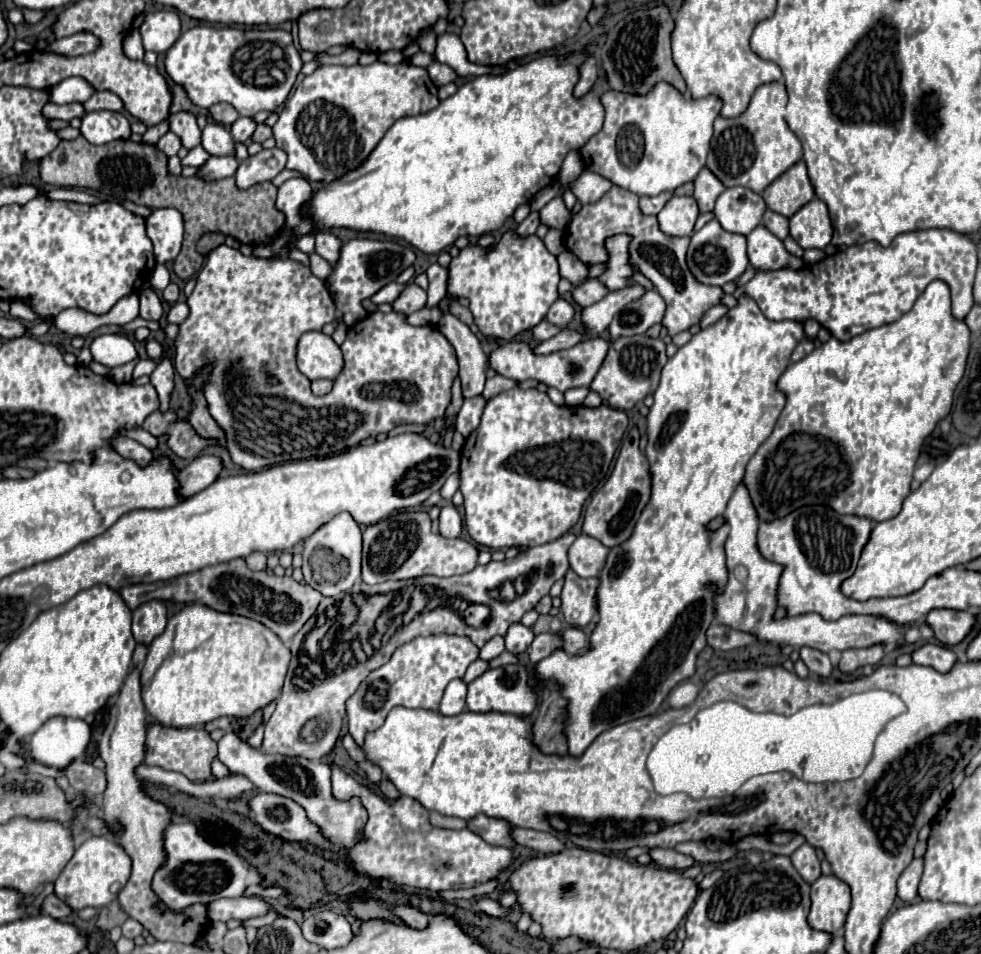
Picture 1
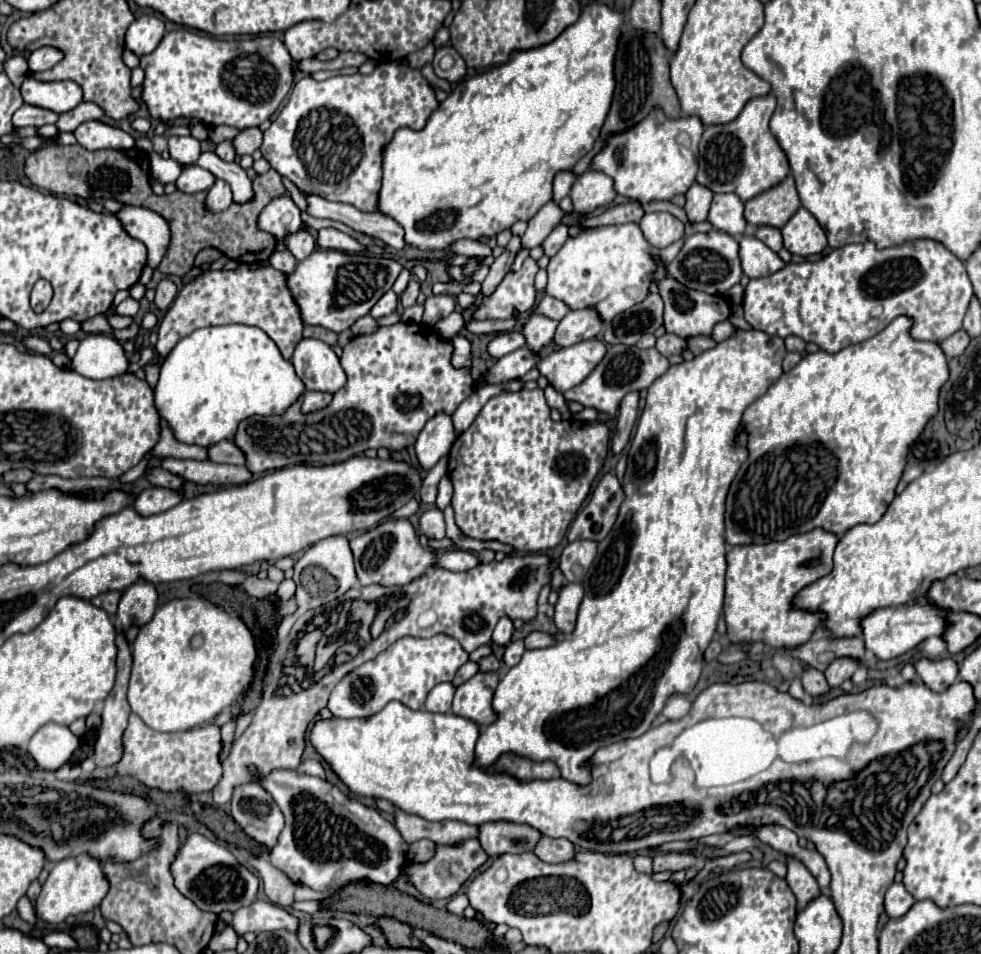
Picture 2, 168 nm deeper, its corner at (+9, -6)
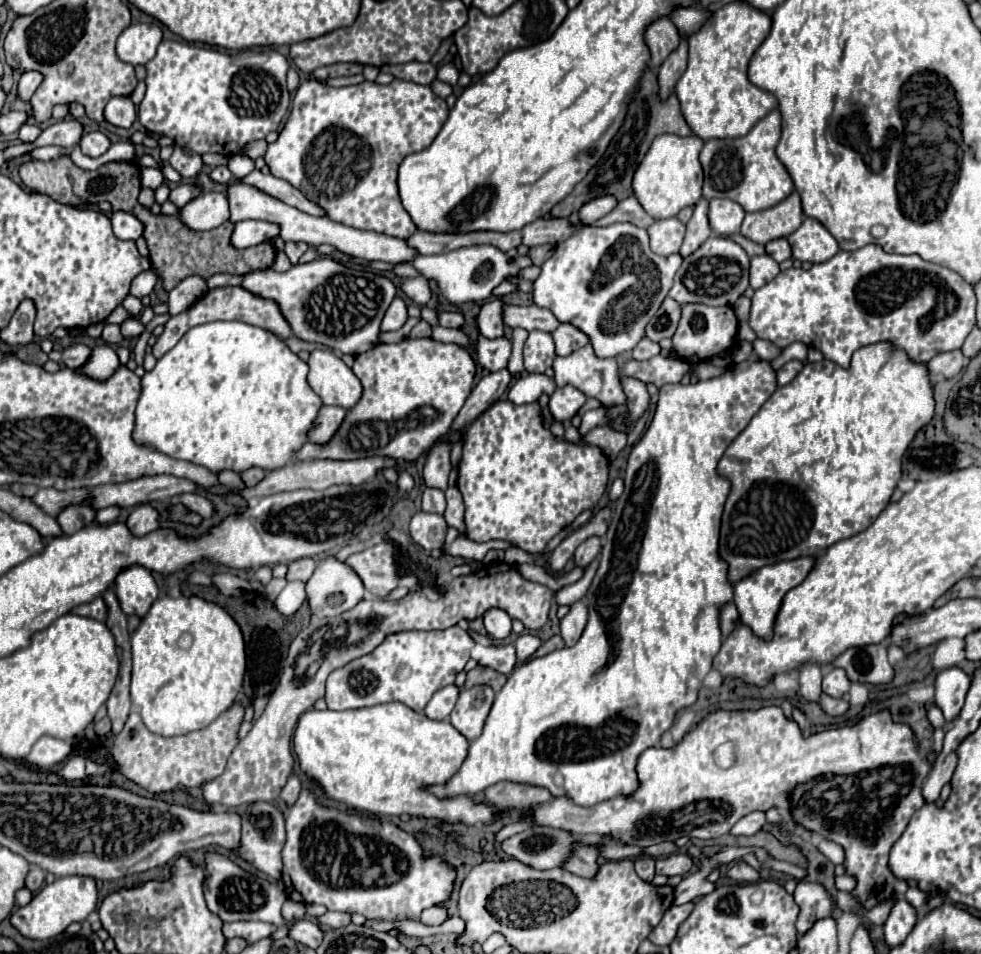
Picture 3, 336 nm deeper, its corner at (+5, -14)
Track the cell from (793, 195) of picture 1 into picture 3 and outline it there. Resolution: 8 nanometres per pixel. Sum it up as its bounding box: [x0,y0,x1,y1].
[741,192,803,244]

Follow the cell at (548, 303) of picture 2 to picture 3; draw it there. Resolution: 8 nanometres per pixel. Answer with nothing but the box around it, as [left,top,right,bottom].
[503,306,561,332]

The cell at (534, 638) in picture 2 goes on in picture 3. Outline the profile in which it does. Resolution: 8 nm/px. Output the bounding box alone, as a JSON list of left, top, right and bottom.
[515,634,541,662]

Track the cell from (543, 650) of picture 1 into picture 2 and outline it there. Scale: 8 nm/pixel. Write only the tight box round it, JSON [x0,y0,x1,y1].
[503,640,523,666]

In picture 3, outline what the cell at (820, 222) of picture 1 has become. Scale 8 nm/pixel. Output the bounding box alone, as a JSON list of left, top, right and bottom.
[787,218,839,262]

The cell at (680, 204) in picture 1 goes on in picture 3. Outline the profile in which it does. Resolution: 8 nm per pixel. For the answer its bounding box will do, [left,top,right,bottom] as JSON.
[649,218,685,256]

